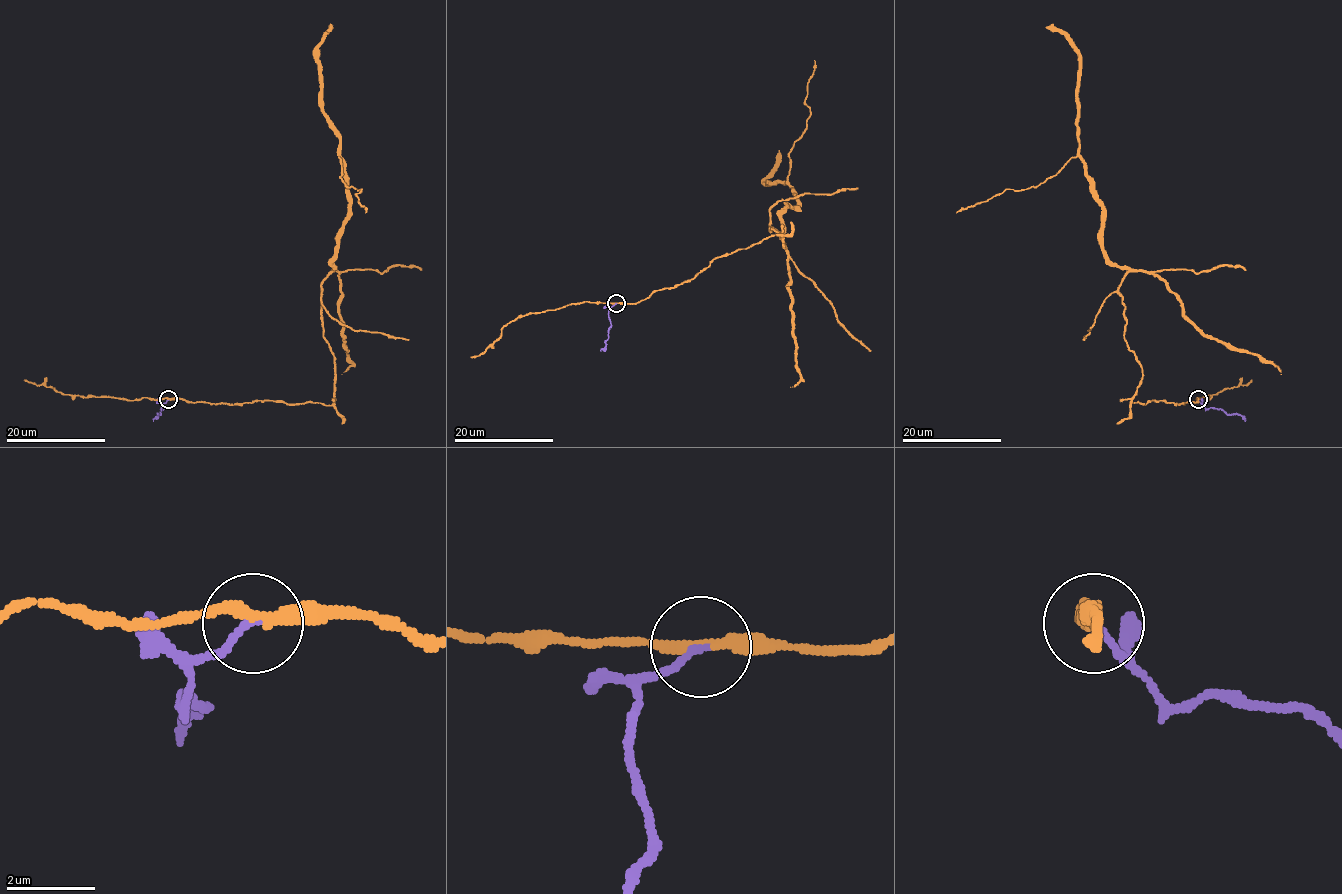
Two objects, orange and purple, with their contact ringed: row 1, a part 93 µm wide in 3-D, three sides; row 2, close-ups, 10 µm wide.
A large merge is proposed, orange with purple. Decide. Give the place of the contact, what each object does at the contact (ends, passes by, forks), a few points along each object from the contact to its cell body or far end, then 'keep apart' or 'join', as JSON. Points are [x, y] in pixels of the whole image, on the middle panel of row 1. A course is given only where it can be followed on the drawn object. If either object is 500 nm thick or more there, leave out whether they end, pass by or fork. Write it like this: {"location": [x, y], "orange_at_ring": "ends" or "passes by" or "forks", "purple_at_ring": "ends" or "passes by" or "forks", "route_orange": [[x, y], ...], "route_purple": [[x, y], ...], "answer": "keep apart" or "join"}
{"location": [616, 303], "orange_at_ring": "passes by", "purple_at_ring": "ends", "route_orange": [[616, 303], [774, 235], [783, 247], [769, 224], [781, 233], [797, 195], [767, 183], [779, 150]], "route_purple": [[616, 303], [609, 308], [610, 327], [600, 351]], "answer": "keep apart"}

